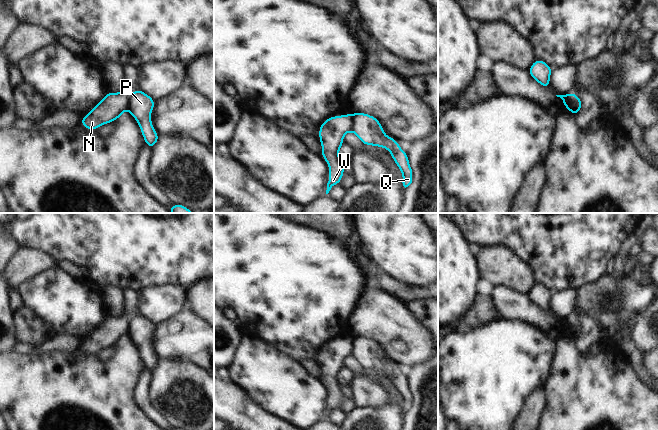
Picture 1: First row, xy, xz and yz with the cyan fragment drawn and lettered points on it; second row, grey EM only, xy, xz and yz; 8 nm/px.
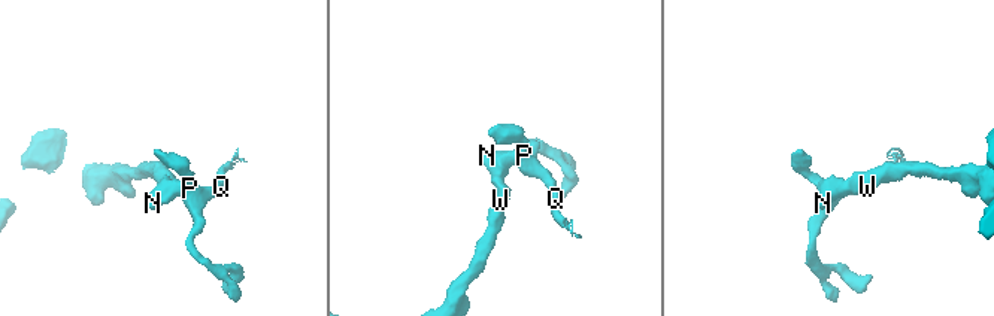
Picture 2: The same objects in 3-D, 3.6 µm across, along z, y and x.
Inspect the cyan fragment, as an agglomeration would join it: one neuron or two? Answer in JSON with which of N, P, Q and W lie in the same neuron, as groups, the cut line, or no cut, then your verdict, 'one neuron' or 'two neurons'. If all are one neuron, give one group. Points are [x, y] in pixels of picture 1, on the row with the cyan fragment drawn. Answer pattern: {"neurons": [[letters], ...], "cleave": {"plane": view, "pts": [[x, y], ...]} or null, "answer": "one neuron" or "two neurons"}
{"neurons": [["N", "W"], ["P", "Q"]], "cleave": {"plane": "xz", "pts": [[353, 114], [353, 126], [350, 130]]}, "answer": "two neurons"}

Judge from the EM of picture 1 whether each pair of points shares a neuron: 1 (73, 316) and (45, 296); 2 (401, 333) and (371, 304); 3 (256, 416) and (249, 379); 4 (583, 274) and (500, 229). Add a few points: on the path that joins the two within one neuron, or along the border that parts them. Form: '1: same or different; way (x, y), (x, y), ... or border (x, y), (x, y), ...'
1: same; way (66, 309), (52, 296)
2: same; way (394, 327), (378, 311)
3: different; border (236, 382), (243, 386), (260, 404), (272, 412)
4: same; way (562, 253), (538, 229), (521, 229)

